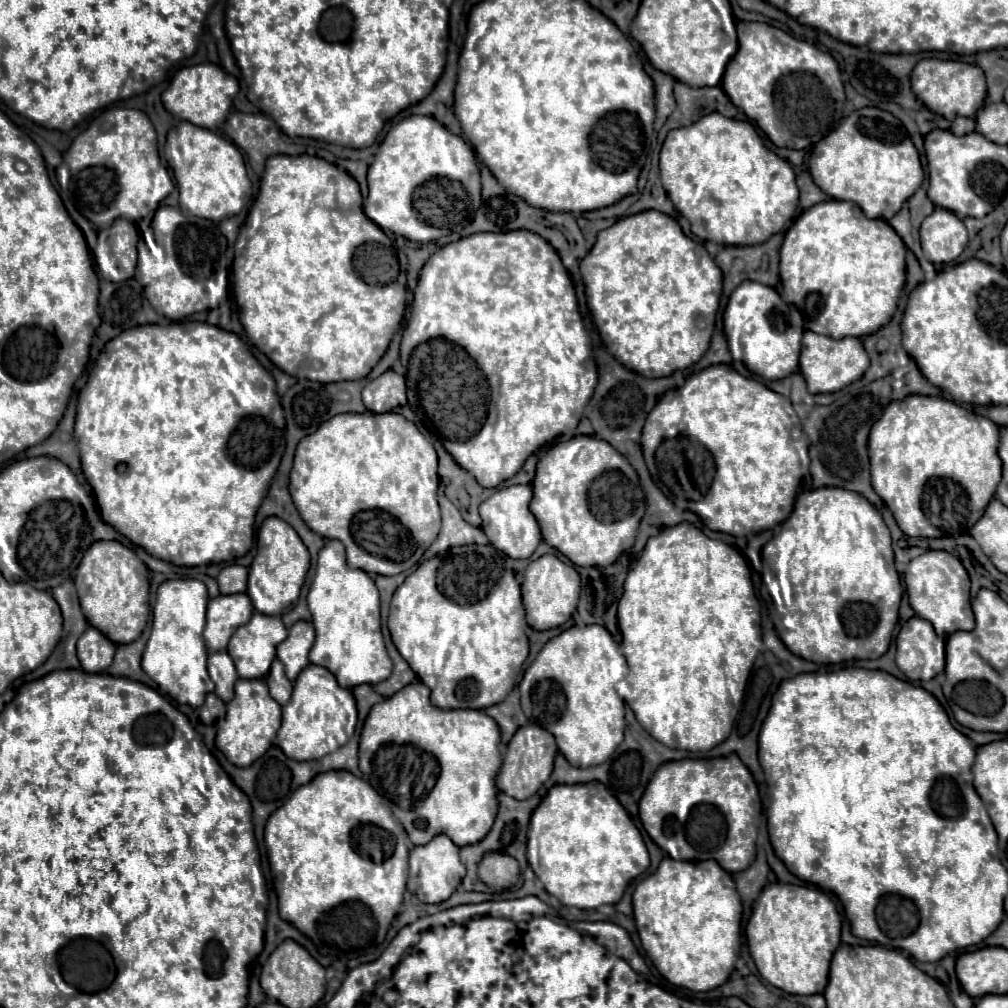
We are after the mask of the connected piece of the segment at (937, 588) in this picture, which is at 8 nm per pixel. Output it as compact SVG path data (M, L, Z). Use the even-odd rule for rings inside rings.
M928 550L910 560L904 572L906 594L918 618L928 620L940 638L948 638L958 630L970 632L974 628L974 614L970 604L970 576L962 562L946 550Z

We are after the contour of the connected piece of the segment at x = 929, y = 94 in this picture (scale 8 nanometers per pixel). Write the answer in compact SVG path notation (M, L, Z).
M924 58L912 70L912 90L932 112L954 120L954 116L976 116L978 108L986 98L986 80L984 72L976 64L956 62L956 60L940 60L940 58Z

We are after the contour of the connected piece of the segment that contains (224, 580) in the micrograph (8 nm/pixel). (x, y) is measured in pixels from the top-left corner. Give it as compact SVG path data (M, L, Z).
M232 564L232 566L224 568L216 578L218 586L220 586L220 594L246 592L246 576L248 576L248 570L244 566Z

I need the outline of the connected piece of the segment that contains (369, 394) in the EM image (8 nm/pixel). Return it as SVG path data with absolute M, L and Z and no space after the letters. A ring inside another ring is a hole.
M386 370L382 376L368 382L362 390L362 402L370 412L390 412L396 406L406 404L404 376L394 370Z

